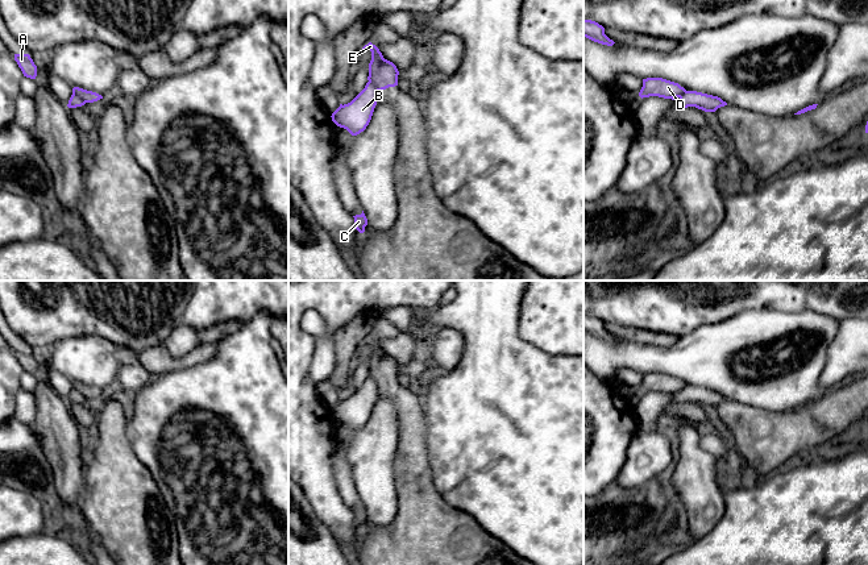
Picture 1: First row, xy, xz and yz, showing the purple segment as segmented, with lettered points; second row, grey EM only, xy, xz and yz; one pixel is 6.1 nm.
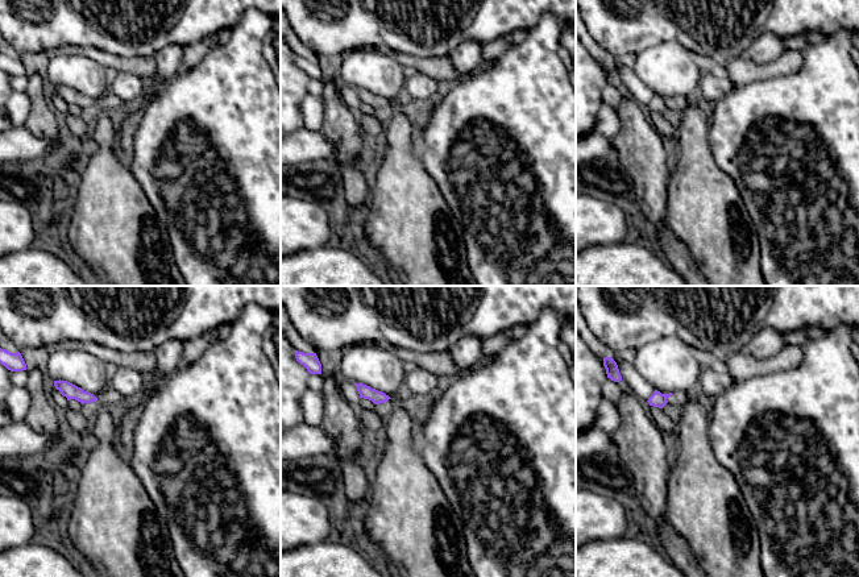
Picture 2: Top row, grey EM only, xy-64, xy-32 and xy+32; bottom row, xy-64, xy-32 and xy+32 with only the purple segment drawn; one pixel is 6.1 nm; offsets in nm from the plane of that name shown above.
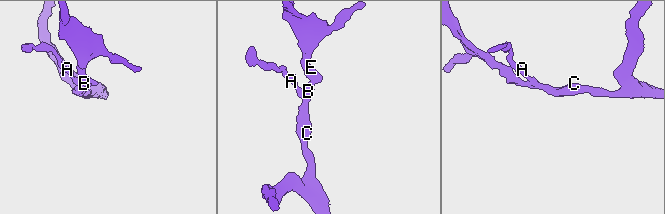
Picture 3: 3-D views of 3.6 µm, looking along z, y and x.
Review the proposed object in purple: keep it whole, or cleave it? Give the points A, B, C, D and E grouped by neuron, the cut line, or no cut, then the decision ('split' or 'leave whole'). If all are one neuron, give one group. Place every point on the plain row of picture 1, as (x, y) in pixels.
A B C / D E; cut in xy along (73, 387), (86, 397); split

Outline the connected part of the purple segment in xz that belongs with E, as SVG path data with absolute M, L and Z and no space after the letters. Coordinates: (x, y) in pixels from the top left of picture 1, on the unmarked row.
M371 337L362 344L369 344L371 346L367 375L373 378L378 386L398 381L399 366L396 361L385 354L379 344Z

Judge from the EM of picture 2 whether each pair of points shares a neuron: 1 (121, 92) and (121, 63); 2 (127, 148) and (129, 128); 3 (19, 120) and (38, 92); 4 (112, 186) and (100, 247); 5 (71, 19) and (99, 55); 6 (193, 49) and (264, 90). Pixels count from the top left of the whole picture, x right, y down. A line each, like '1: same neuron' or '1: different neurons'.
1: different neurons
2: same neuron
3: different neurons
4: same neuron
5: different neurons
6: different neurons

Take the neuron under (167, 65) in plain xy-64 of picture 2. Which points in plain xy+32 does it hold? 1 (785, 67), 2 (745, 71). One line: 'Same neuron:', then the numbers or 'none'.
Same neuron: none

